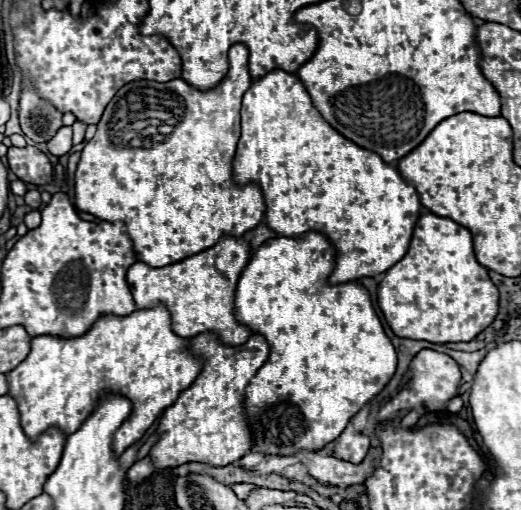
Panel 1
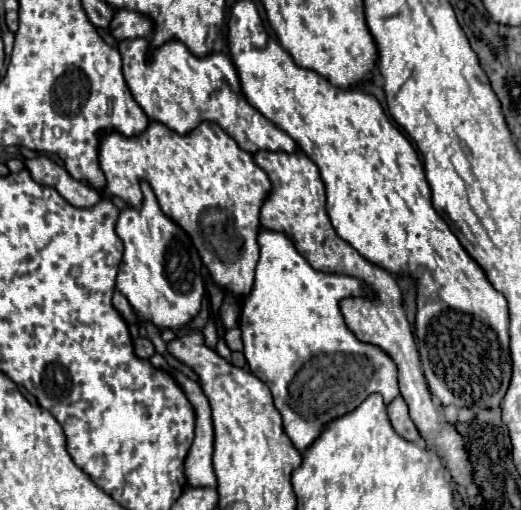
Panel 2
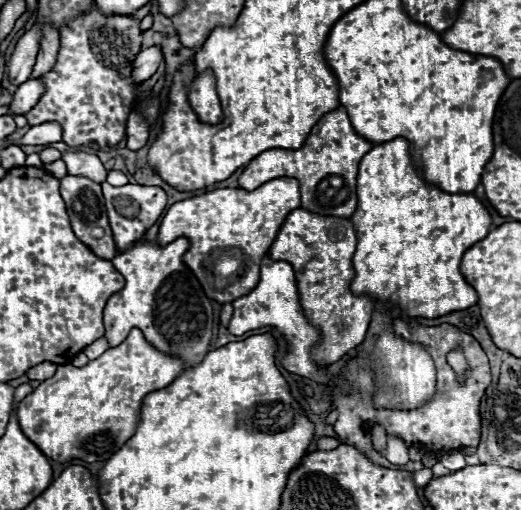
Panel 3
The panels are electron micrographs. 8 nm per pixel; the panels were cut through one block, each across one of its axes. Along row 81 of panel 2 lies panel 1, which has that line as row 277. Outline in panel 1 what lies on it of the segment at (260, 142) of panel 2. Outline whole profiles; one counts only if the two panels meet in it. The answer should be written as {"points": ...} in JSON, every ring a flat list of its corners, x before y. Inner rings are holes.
{"points":[[222,236,216,246,164,268,150,268,144,262,136,262,128,268,126,282,138,310,154,308,158,304,166,306,170,312,172,330,180,338,194,338,204,332,214,332,222,344,240,346,250,338,250,330,234,318,234,292,248,256,250,244,244,238]]}

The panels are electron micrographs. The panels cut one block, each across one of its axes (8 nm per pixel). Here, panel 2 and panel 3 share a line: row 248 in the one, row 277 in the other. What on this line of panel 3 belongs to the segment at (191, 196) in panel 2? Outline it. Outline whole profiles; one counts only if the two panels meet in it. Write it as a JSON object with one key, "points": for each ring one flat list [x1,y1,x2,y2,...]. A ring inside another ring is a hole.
{"points":[[286,176,270,180,256,190,212,190,172,204,160,224,158,242,168,244,178,236,186,236,190,240,190,252,186,252,184,260,186,266,196,274,206,296,220,304,234,302,238,296,244,296,258,284,262,256,268,254,286,216,300,206,300,184,296,178],[222,258,228,264,226,274,216,270,216,266,222,264],[234,262,236,268,230,272,230,264,234,266]]}

